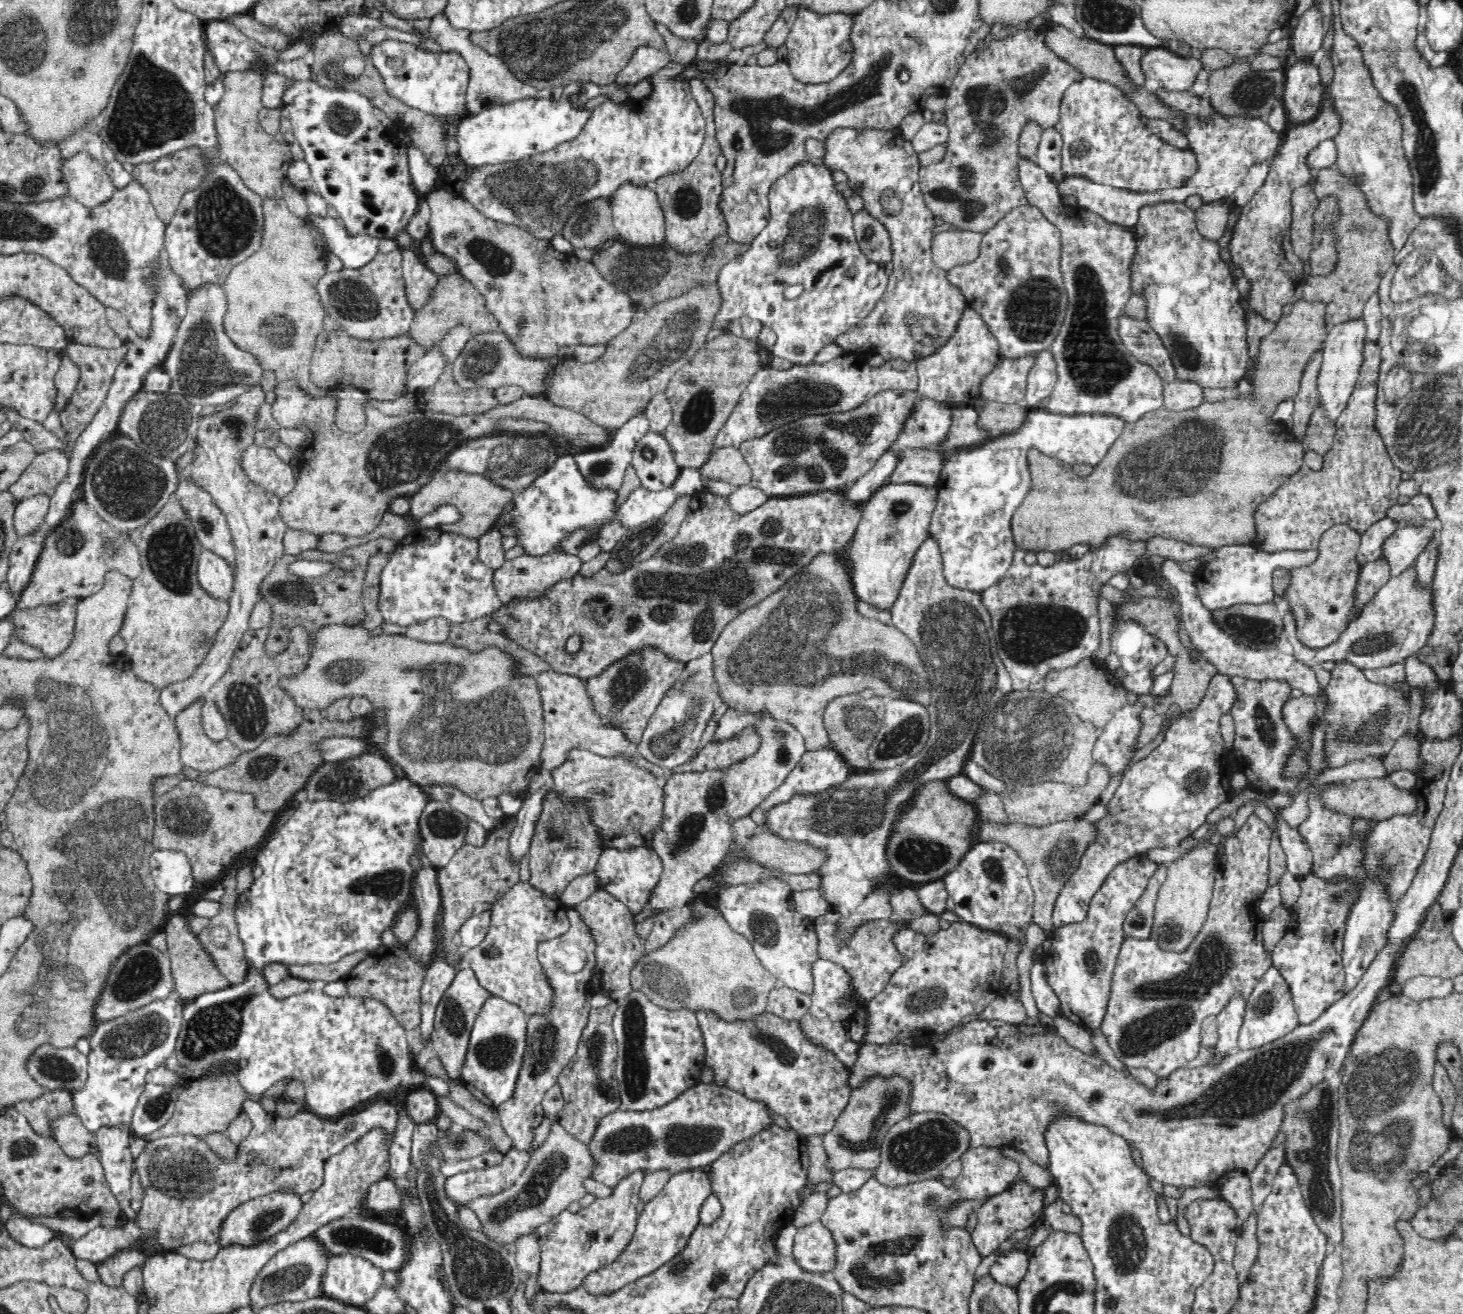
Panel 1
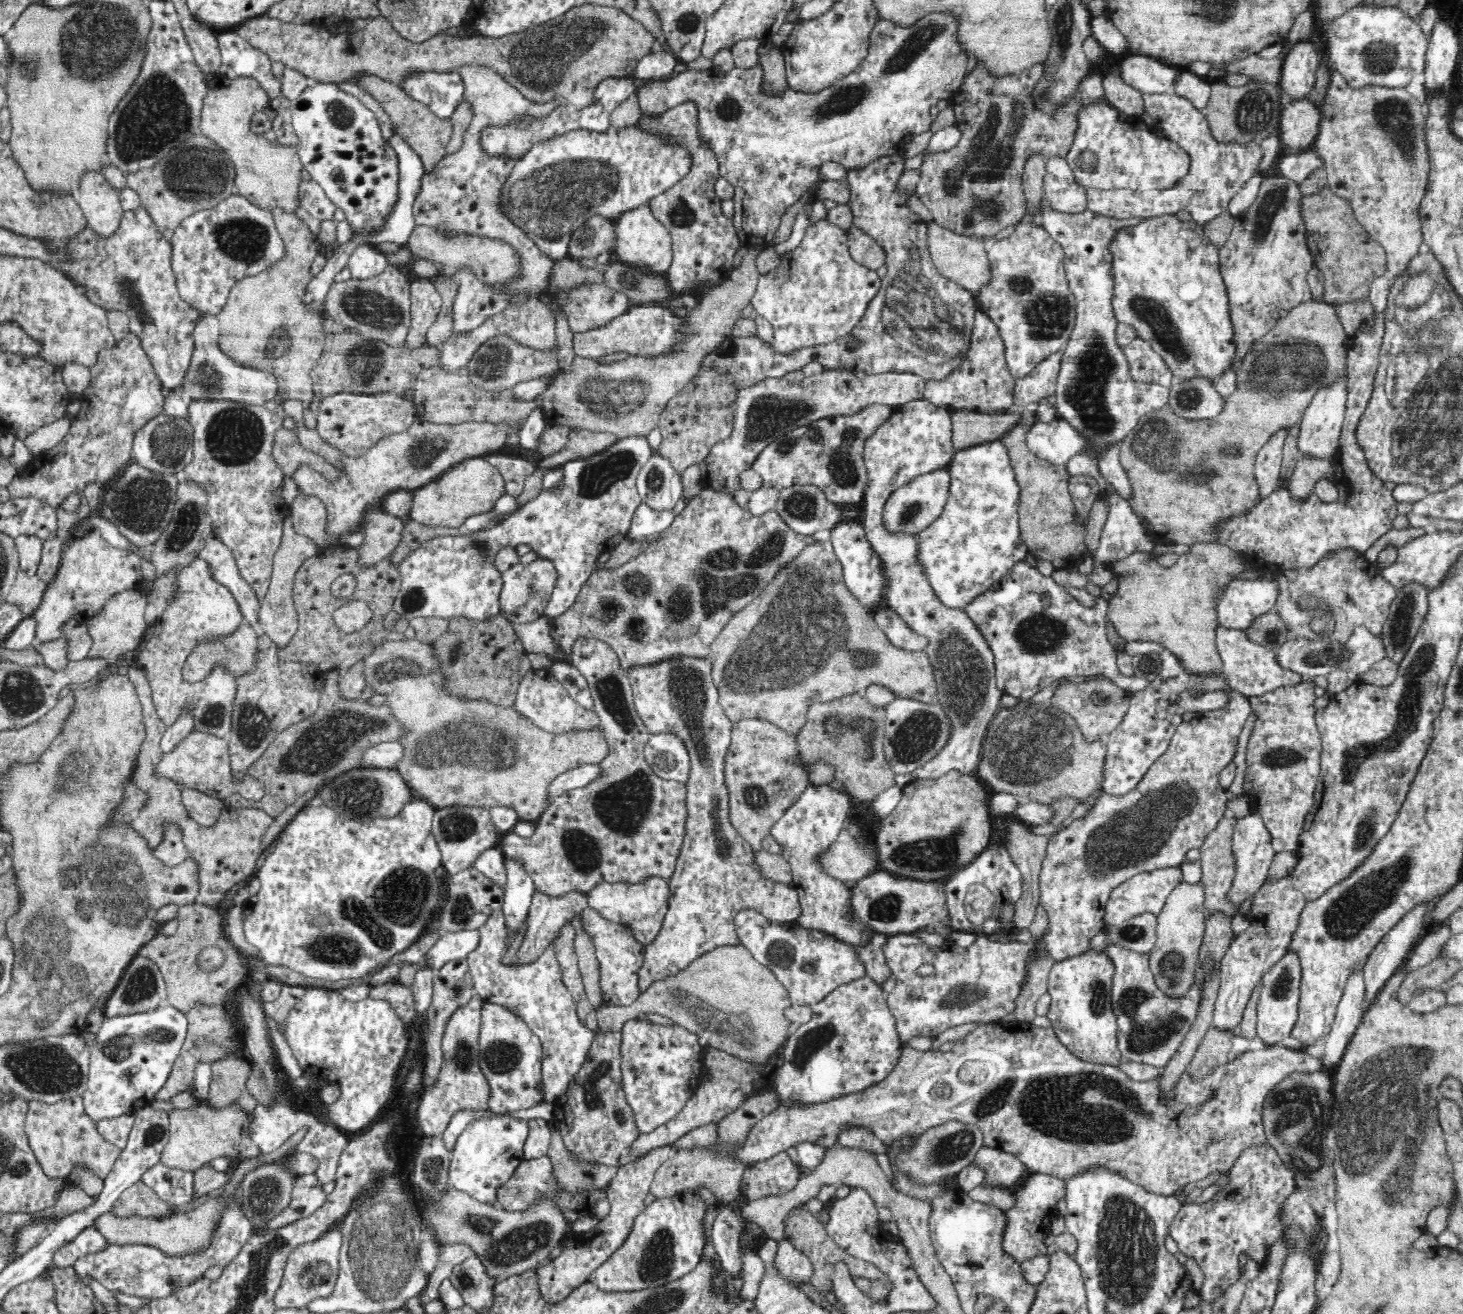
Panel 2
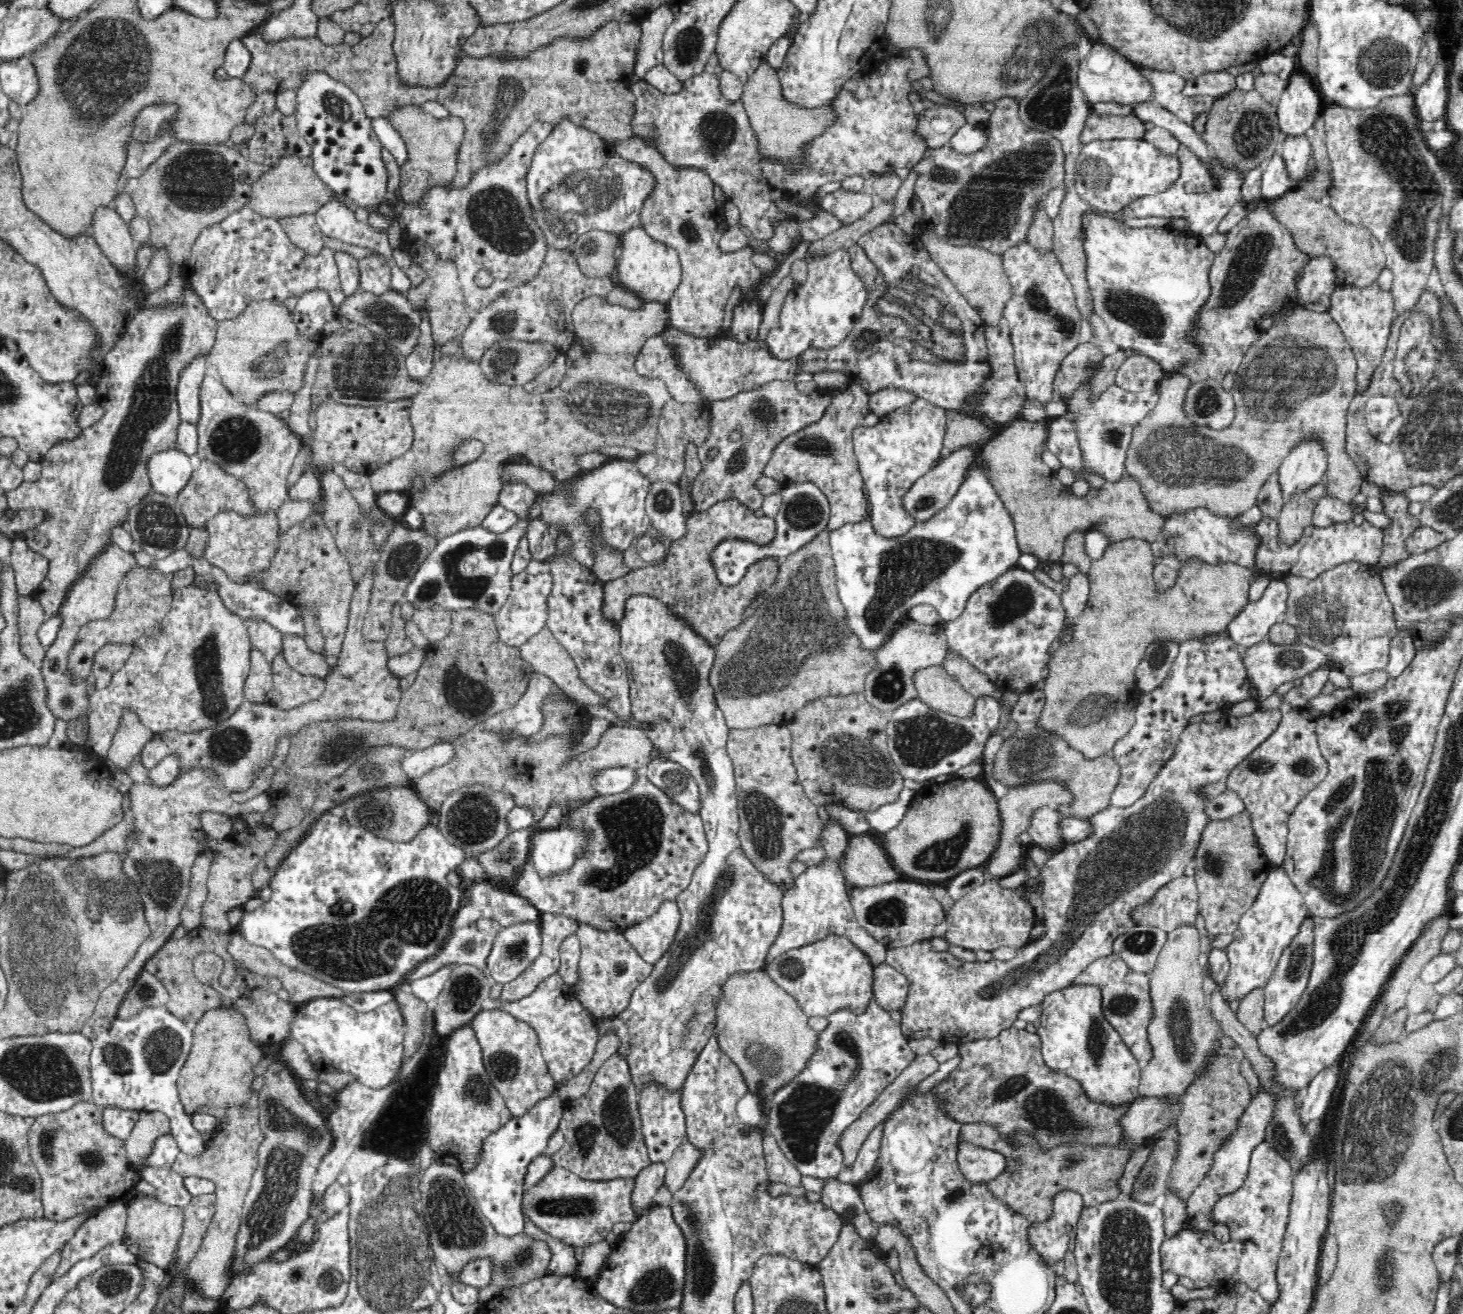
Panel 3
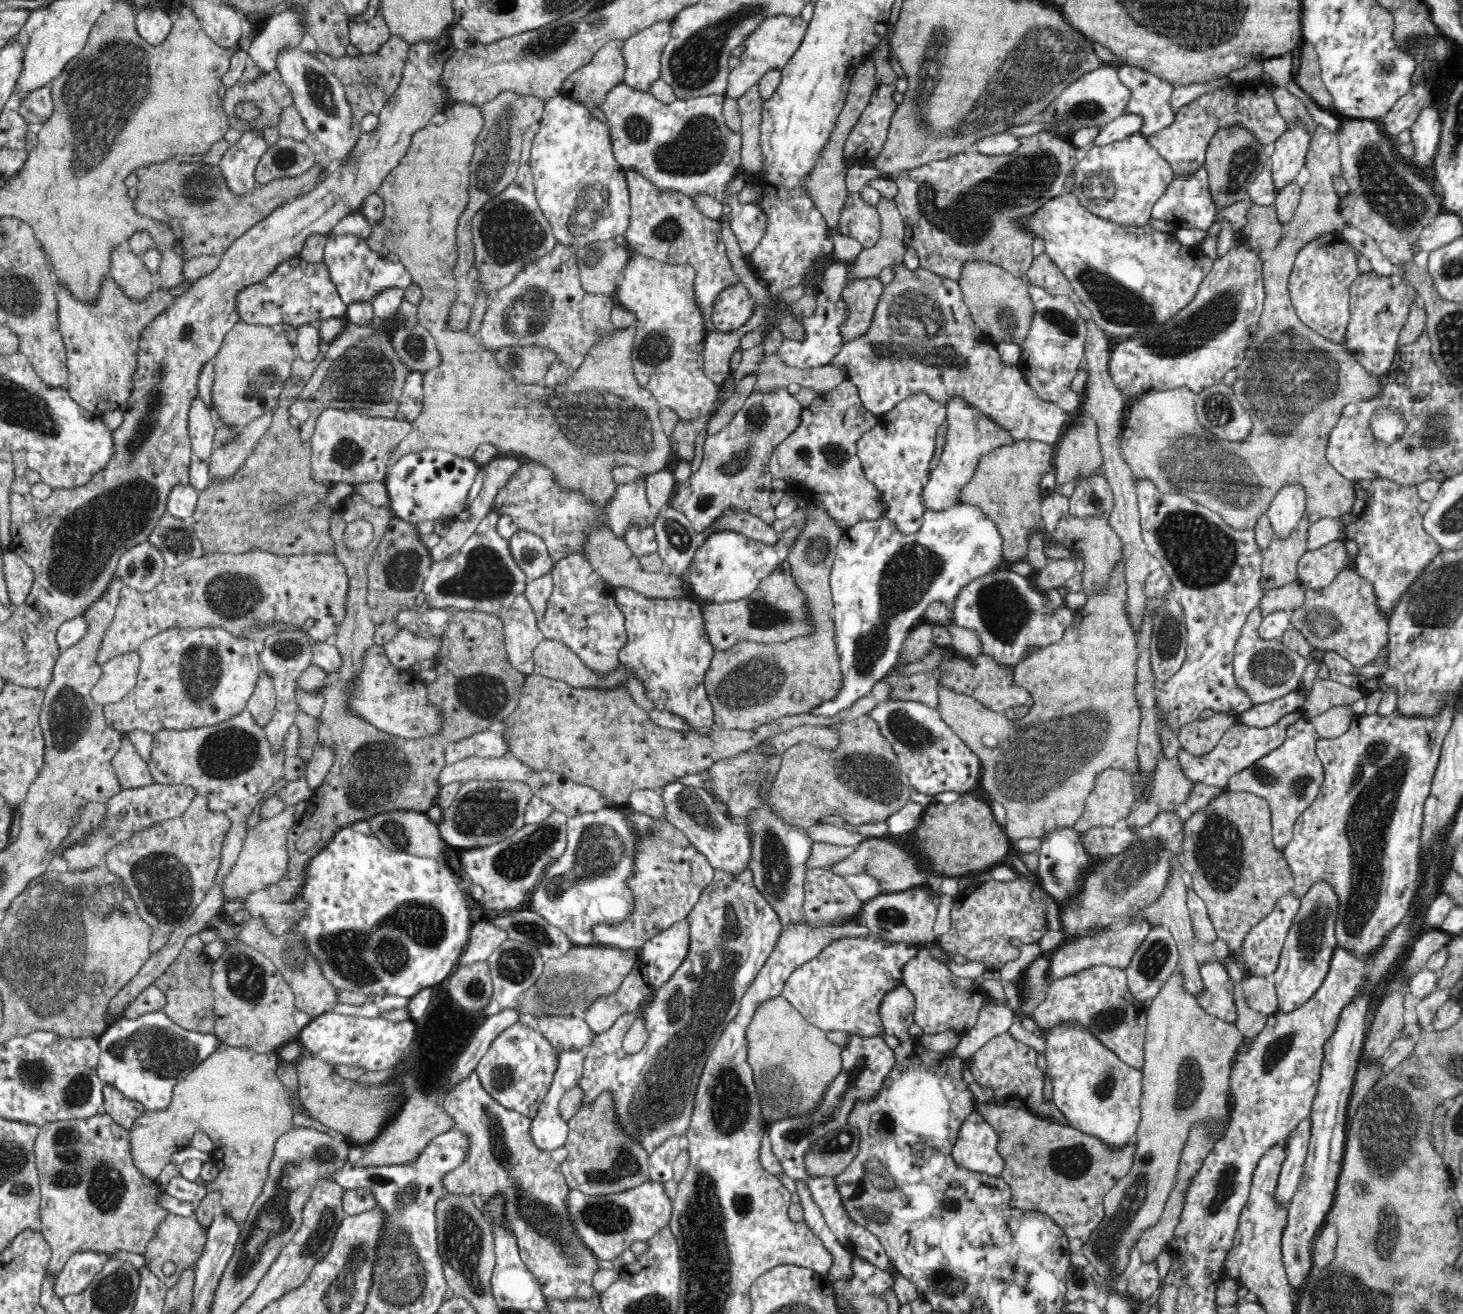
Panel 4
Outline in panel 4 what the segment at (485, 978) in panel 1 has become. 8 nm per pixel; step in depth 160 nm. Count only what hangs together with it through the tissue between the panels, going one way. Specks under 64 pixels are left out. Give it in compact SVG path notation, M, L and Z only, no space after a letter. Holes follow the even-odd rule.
M486 921L474 923L470 926L468 944L462 950L457 966L473 966L486 962L490 954L508 939L508 933L496 925ZM546 1016L536 1022L544 1037L548 1038L551 1047L559 1056L564 1051L577 1051L588 1047L595 1033L588 1028L583 1018L560 1018L560 1016Z

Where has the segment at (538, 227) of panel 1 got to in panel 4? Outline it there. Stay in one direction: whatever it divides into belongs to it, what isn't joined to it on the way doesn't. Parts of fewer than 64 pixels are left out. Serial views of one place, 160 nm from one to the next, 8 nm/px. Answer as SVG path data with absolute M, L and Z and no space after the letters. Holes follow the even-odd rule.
M559 95L545 104L539 125L538 134L531 146L529 163L533 172L536 198L540 202L542 212L550 221L556 244L580 250L594 241L624 236L631 213L629 185L625 171L613 156L611 135L606 123L590 115L590 111L582 104Z

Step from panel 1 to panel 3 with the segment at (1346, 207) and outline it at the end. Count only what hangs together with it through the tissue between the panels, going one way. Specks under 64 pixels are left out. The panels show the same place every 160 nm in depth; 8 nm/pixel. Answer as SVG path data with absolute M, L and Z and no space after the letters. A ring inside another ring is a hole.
M1290 190L1281 197L1274 199L1273 216L1285 224L1302 252L1309 254L1310 257L1320 255L1330 257L1330 262L1334 263L1334 273L1336 273L1339 287L1366 288L1372 286L1374 282L1377 282L1376 279L1380 271L1386 267L1382 245L1374 238L1374 235L1367 228L1346 222L1337 215L1337 212L1334 212L1334 209L1325 199L1312 199L1301 194L1298 190Z

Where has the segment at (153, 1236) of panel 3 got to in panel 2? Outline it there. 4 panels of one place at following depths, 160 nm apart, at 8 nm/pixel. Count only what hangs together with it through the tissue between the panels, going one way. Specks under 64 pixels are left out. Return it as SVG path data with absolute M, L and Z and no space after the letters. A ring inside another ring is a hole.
M138 1180L130 1188L126 1188L120 1198L114 1203L111 1212L115 1216L128 1218L128 1216L138 1216L140 1218L162 1219L176 1213L176 1208L162 1201L151 1189Z

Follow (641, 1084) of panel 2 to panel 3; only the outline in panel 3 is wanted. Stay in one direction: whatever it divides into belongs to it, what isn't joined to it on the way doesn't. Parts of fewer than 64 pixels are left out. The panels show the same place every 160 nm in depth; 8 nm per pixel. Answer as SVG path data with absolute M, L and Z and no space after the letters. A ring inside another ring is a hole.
M650 1080L642 1088L638 1088L638 1112L642 1121L642 1132L645 1136L649 1159L654 1164L658 1164L661 1161L665 1165L670 1156L676 1151L676 1148L687 1141L685 1113L681 1109L681 1094L682 1088L680 1090L668 1090L658 1080Z

